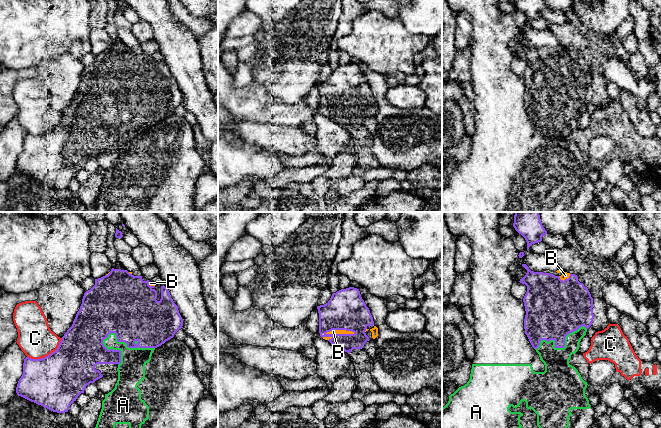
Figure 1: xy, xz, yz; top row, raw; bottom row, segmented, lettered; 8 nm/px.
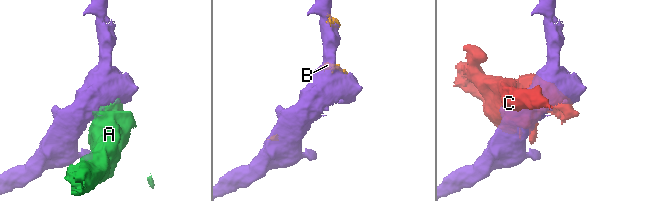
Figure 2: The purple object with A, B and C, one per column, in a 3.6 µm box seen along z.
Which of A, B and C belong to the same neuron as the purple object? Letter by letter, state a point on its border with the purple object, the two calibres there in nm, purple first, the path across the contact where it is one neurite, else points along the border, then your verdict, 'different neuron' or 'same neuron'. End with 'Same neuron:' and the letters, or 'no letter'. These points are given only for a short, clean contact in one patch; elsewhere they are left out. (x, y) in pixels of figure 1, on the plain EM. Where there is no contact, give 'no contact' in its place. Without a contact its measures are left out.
A: xy (127, 121) | 420/220 nm | different neuron
B: xz (339, 110) | 320/30 nm | same neuron
C: xy (48, 131) | 420/280 nm | different neuron
Same neuron: B

